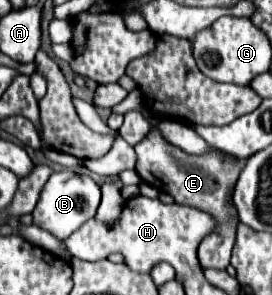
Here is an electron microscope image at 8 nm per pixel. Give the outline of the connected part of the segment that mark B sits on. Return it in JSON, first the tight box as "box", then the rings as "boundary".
{"box":[32,171,100,239],"boundary":[[[54,171],[40,191],[38,203],[32,211],[34,225],[50,231],[58,239],[68,239],[76,229],[80,229],[88,219],[96,215],[100,205],[100,185],[96,185],[88,175],[78,175],[74,171]]]}

